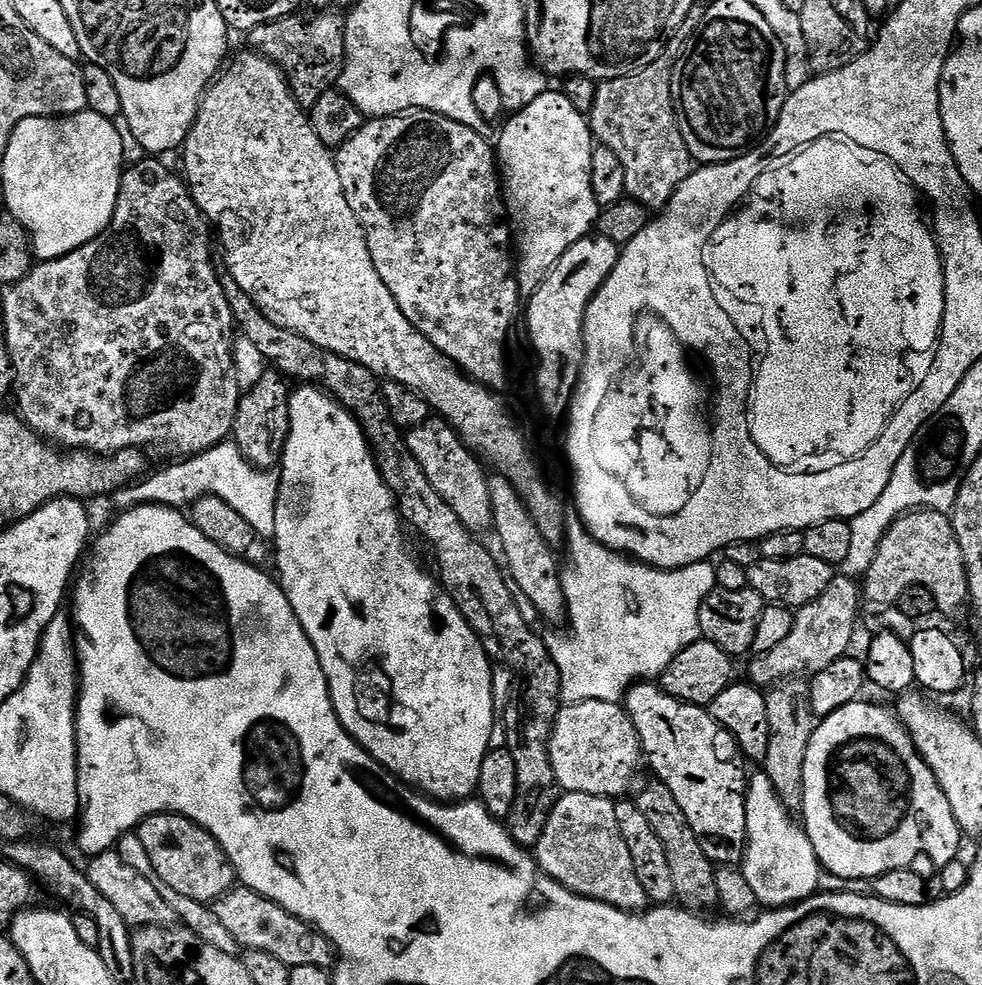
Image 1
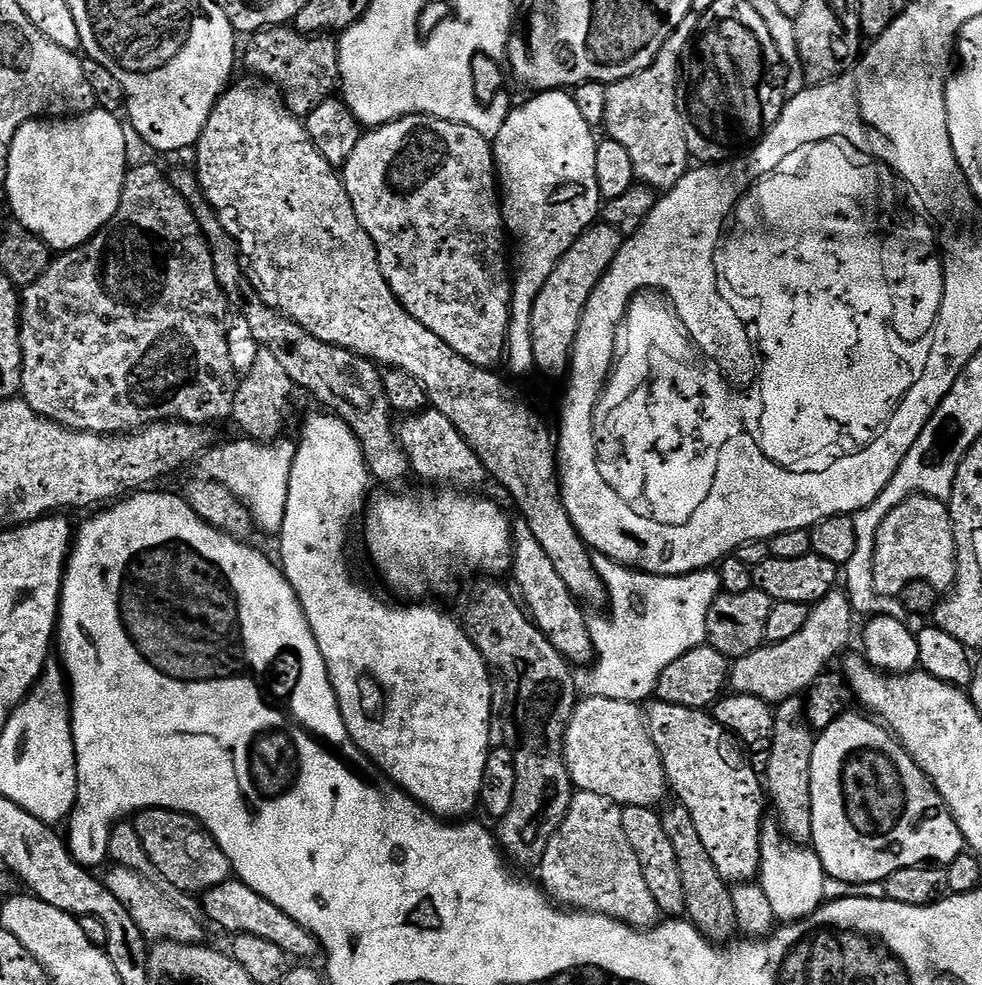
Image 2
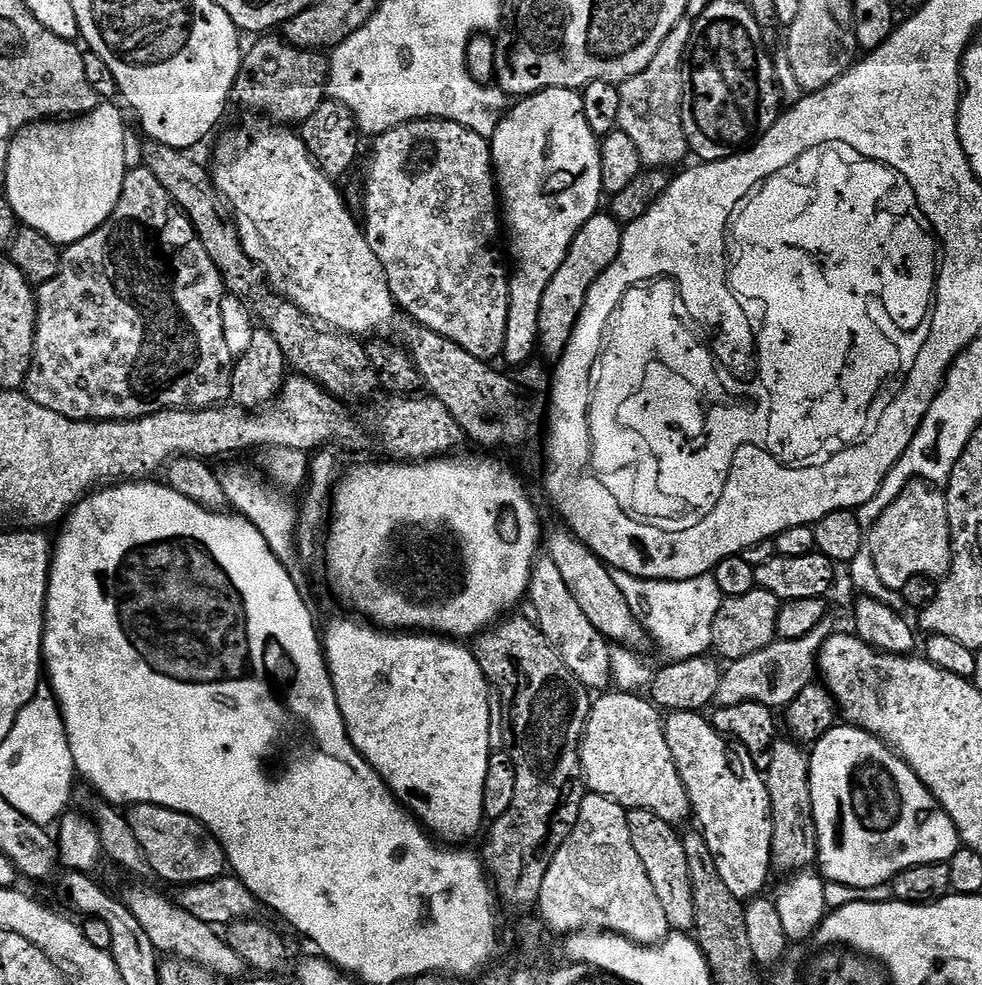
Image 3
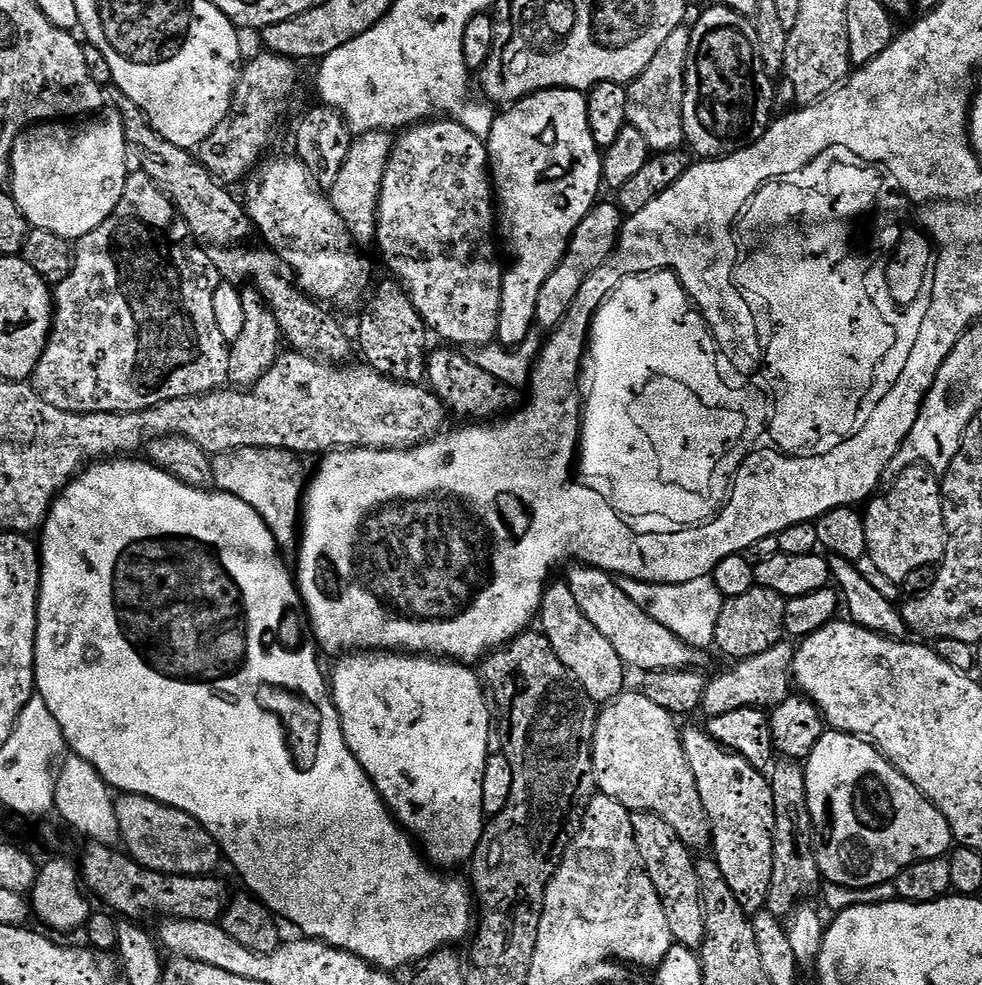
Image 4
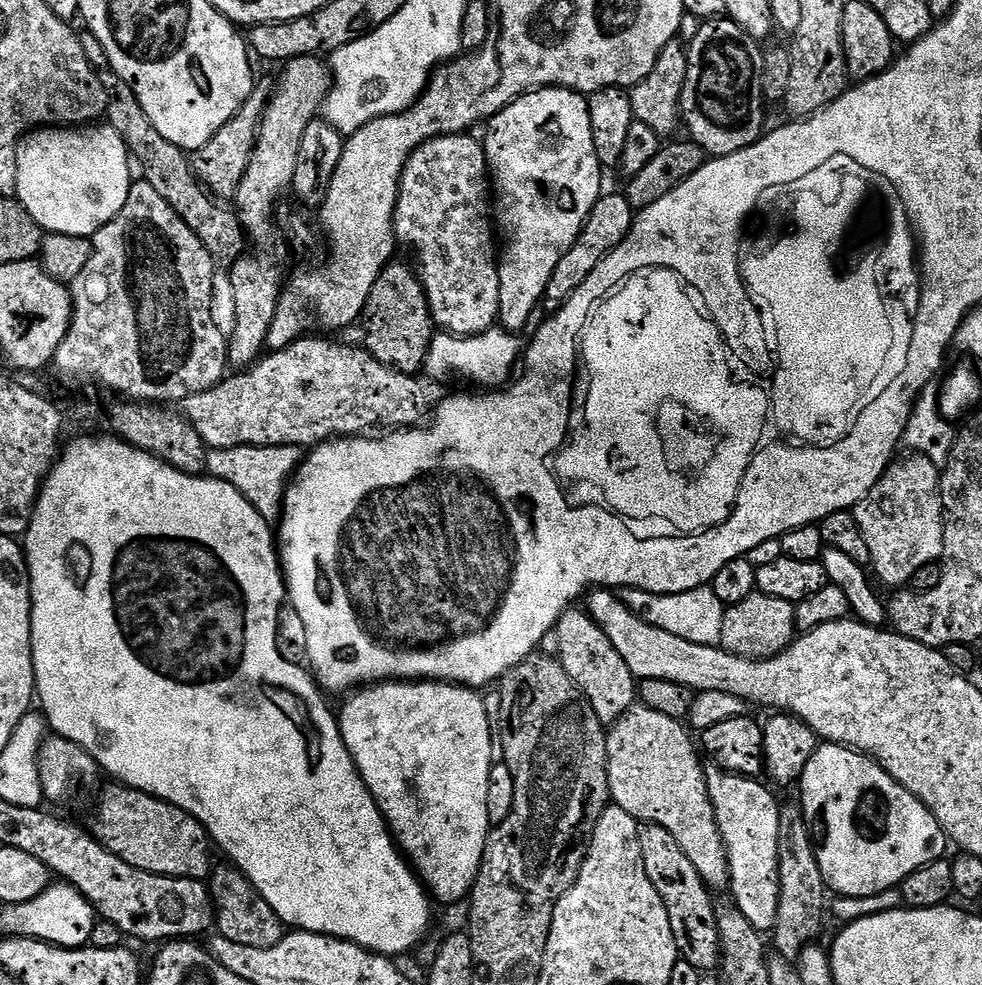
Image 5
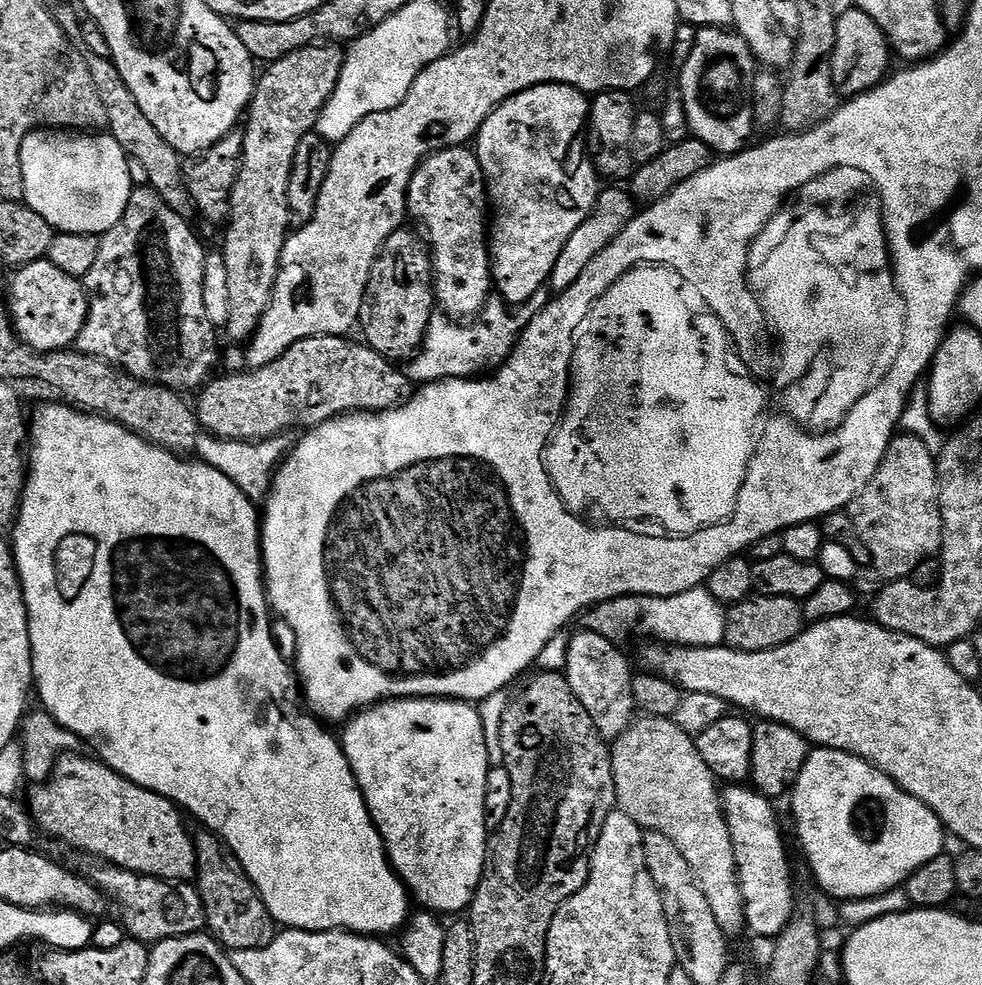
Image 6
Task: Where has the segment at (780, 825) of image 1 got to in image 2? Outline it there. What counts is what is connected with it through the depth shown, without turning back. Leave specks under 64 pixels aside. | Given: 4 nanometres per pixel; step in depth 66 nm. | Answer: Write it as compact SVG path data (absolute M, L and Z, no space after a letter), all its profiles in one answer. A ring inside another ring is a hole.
M765 823L760 829L758 883L770 901L777 921L802 920L825 903L822 882L826 879L826 873L820 855L815 850L802 844L795 844L785 836L779 823L771 823Z

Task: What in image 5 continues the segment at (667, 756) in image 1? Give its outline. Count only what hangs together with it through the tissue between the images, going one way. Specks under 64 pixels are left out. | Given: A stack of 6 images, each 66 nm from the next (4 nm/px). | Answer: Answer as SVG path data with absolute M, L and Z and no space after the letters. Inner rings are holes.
M708 766L705 767L704 777L728 859L731 903L742 910L742 915L746 917L746 922L750 922L750 926L754 926L762 934L771 933L776 927L780 897L778 822L781 801L776 801L775 794L771 792L773 789L767 783L751 776L740 776L725 768Z

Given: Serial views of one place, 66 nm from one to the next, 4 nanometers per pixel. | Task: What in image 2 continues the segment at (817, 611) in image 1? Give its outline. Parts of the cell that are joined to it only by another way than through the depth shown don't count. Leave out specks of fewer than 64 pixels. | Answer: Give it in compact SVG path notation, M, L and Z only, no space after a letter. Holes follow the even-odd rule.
M833 590L829 596L822 598L817 604L811 605L806 618L806 626L802 626L802 630L798 630L798 634L794 634L794 638L786 638L786 642L778 642L777 644L765 643L758 650L731 661L728 674L728 684L731 691L754 694L754 698L762 698L767 704L773 706L807 693L814 678L818 678L826 671L831 665L828 663L835 658L838 652L845 651L843 648L847 646L848 635L852 632L852 620L854 621L854 613L847 595L843 591Z

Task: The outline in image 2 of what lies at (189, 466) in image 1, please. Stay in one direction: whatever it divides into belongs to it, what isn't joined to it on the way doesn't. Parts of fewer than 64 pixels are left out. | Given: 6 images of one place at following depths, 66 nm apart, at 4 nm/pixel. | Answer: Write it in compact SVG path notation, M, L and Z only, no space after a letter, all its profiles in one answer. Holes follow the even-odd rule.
M247 438L232 440L229 444L217 443L208 449L202 457L204 463L203 475L207 479L224 484L226 490L230 490L240 499L252 514L252 519L257 525L260 524L266 531L272 534L279 533L282 526L282 518L286 514L286 494L290 490L290 470L294 466L296 457L296 444L281 438L275 442L257 442Z

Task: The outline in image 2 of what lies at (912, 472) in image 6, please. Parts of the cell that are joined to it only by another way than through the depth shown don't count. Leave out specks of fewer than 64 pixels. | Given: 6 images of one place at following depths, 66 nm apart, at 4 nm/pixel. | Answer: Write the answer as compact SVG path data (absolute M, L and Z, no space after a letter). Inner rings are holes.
M911 496L898 506L894 506L894 510L886 514L882 526L878 526L876 531L872 573L874 586L887 596L899 597L901 590L915 580L930 582L930 586L934 586L937 590L951 589L956 583L956 543L952 529L952 515L948 512L947 503L929 496Z

